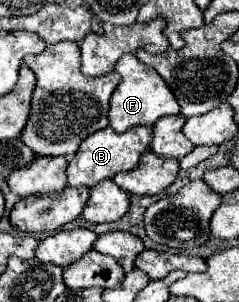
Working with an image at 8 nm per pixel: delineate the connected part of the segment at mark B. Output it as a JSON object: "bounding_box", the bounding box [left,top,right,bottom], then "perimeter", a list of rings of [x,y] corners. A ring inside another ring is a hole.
{"bounding_box":[68,126,152,188],"perimeter":[[[110,126],[100,132],[94,132],[86,140],[82,140],[76,156],[68,164],[68,186],[86,186],[94,188],[104,178],[114,178],[118,172],[134,170],[140,164],[140,156],[150,150],[152,142],[152,128],[148,126],[134,126],[124,134],[116,134]]]}

